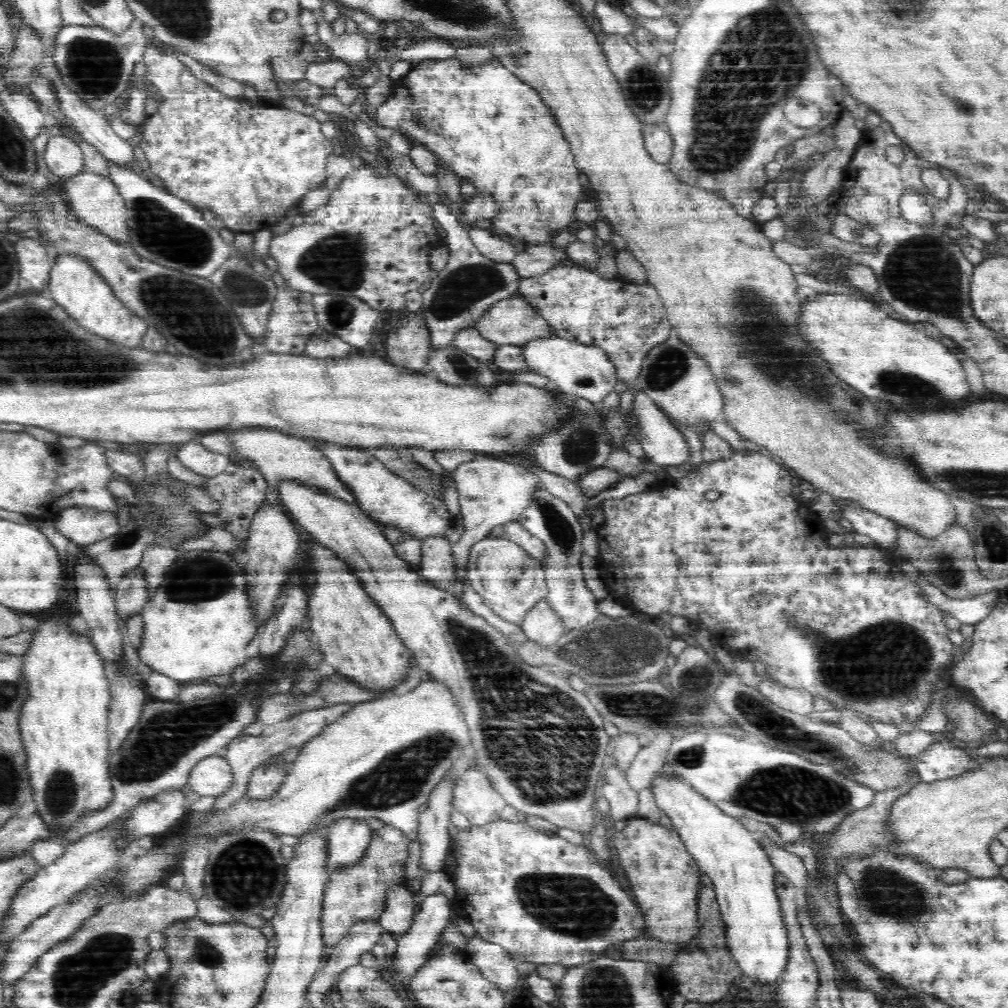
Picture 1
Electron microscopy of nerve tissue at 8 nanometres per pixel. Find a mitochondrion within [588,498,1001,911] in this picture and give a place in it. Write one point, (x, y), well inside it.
(888, 661)

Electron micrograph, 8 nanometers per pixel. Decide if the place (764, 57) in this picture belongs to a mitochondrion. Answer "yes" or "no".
yes

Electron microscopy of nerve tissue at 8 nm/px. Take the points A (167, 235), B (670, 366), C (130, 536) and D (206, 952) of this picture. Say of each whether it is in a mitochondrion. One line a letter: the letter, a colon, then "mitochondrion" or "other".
A: mitochondrion
B: mitochondrion
C: mitochondrion
D: mitochondrion

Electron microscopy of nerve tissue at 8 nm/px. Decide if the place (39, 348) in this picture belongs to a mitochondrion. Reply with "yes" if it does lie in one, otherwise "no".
yes

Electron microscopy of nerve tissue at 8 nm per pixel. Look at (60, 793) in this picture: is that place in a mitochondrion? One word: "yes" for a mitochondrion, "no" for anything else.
yes

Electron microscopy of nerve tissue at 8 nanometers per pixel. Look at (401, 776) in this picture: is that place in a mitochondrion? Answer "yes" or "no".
yes

